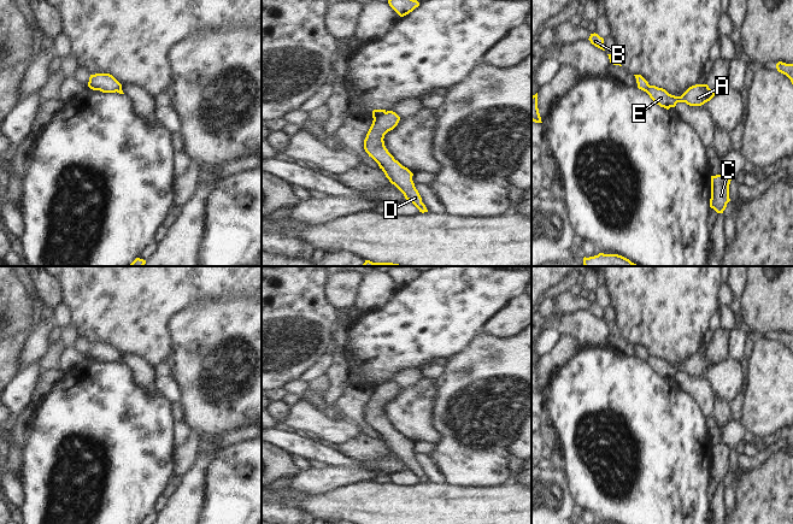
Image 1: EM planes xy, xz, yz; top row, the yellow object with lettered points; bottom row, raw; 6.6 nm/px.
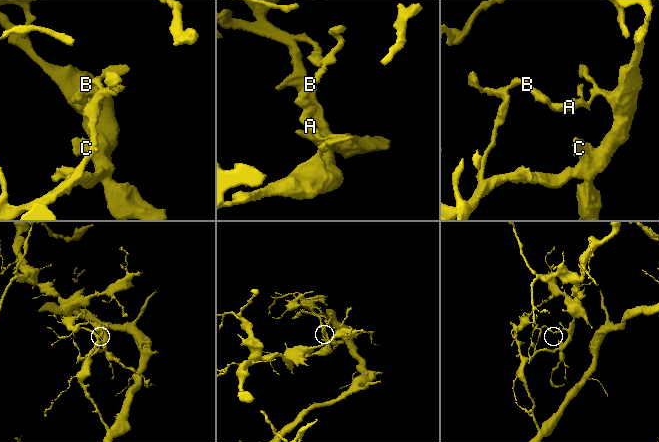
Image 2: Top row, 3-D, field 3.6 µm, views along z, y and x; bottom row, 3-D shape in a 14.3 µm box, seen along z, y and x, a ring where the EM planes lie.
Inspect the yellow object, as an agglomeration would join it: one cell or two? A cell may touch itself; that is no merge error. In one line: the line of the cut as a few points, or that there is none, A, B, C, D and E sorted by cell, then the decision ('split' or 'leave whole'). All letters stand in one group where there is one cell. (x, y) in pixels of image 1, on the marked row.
cut yz (650, 86), (645, 90); groups A C D E / B; split

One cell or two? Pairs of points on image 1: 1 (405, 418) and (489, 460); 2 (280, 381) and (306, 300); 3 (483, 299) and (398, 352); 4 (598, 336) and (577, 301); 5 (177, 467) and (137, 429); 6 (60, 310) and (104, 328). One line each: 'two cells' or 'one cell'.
1: two cells
2: one cell
3: one cell
4: two cells
5: two cells
6: two cells

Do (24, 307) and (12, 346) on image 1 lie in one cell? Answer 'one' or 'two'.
one

